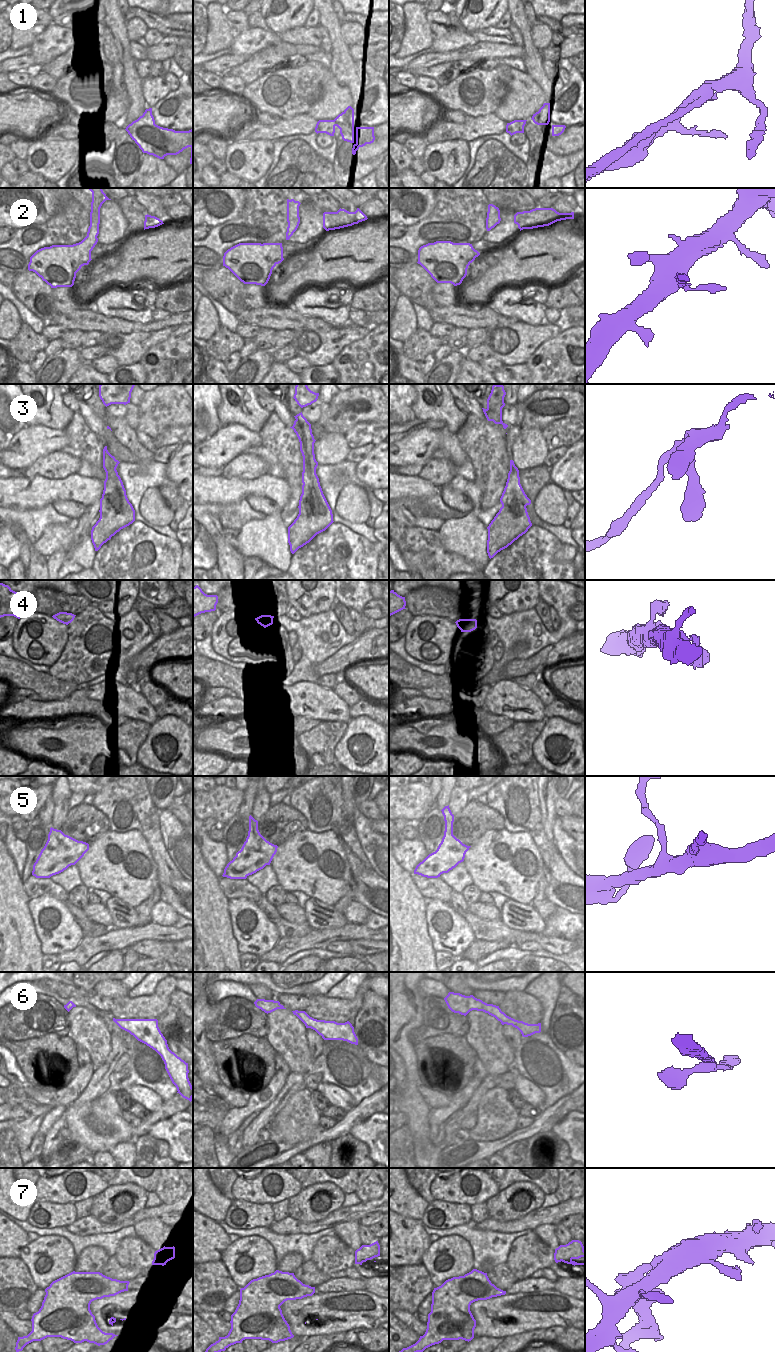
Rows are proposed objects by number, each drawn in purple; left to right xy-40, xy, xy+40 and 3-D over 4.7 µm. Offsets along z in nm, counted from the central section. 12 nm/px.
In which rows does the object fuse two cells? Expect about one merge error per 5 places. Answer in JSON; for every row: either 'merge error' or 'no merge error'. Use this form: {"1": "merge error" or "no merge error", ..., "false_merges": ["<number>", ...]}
{"1": "merge error", "2": "merge error", "3": "no merge error", "4": "no merge error", "5": "no merge error", "6": "no merge error", "7": "no merge error", "false_merges": ["1", "2"]}

